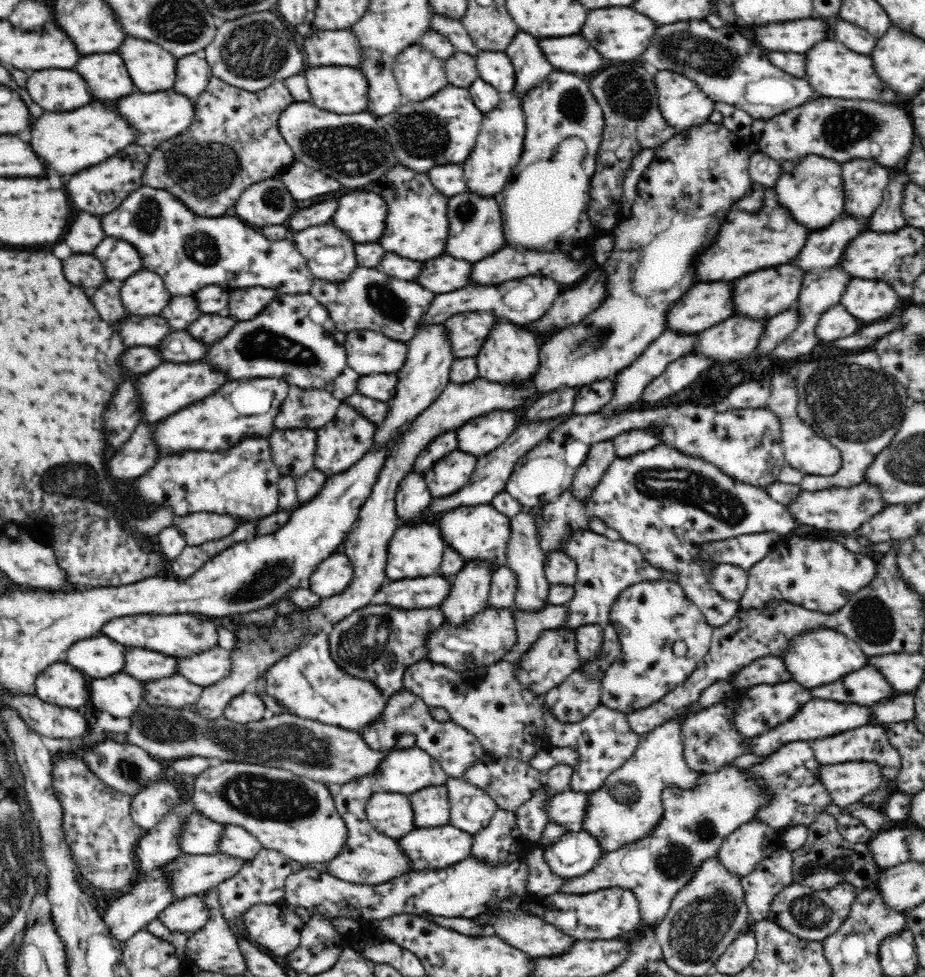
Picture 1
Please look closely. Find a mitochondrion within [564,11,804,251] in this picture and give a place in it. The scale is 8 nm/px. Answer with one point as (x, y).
(683, 48)

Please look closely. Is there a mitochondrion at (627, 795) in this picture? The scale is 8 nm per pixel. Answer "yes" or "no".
yes

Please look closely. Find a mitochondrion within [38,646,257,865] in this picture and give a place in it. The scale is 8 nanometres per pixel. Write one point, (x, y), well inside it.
(126, 769)

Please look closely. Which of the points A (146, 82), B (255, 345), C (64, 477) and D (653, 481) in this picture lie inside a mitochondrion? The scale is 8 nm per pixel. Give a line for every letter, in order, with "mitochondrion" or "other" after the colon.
A: other
B: mitochondrion
C: mitochondrion
D: mitochondrion

